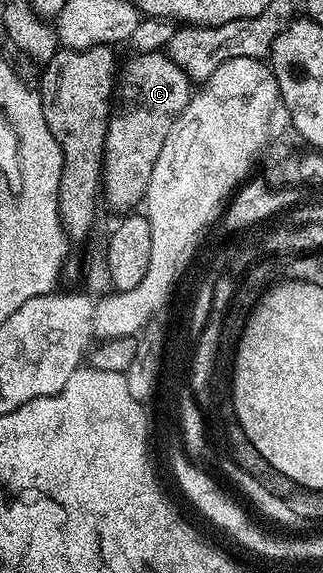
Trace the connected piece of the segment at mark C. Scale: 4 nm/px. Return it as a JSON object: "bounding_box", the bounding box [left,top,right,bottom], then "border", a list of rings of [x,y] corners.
{"bounding_box":[101,50,193,212],"border":[[[149,50],[132,55],[117,70],[103,149],[101,194],[113,209],[123,210],[119,212],[134,211],[138,207],[135,205],[144,201],[161,144],[165,144],[175,117],[187,107],[193,93],[193,83],[187,73],[165,52]]]}

